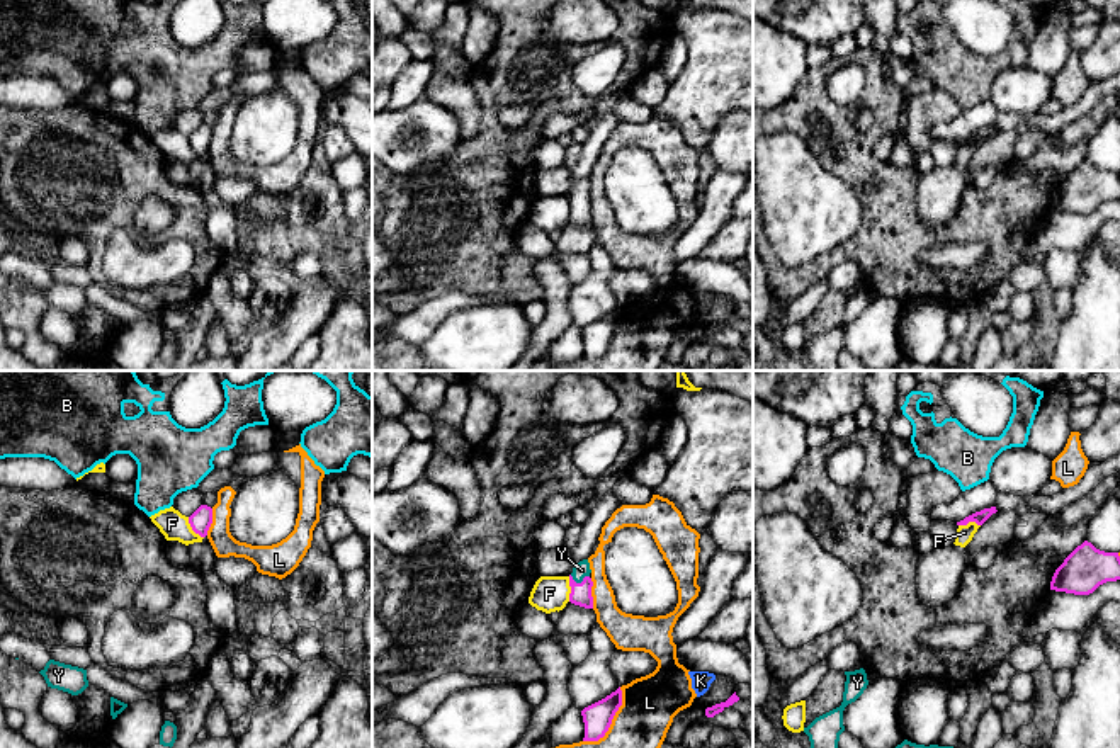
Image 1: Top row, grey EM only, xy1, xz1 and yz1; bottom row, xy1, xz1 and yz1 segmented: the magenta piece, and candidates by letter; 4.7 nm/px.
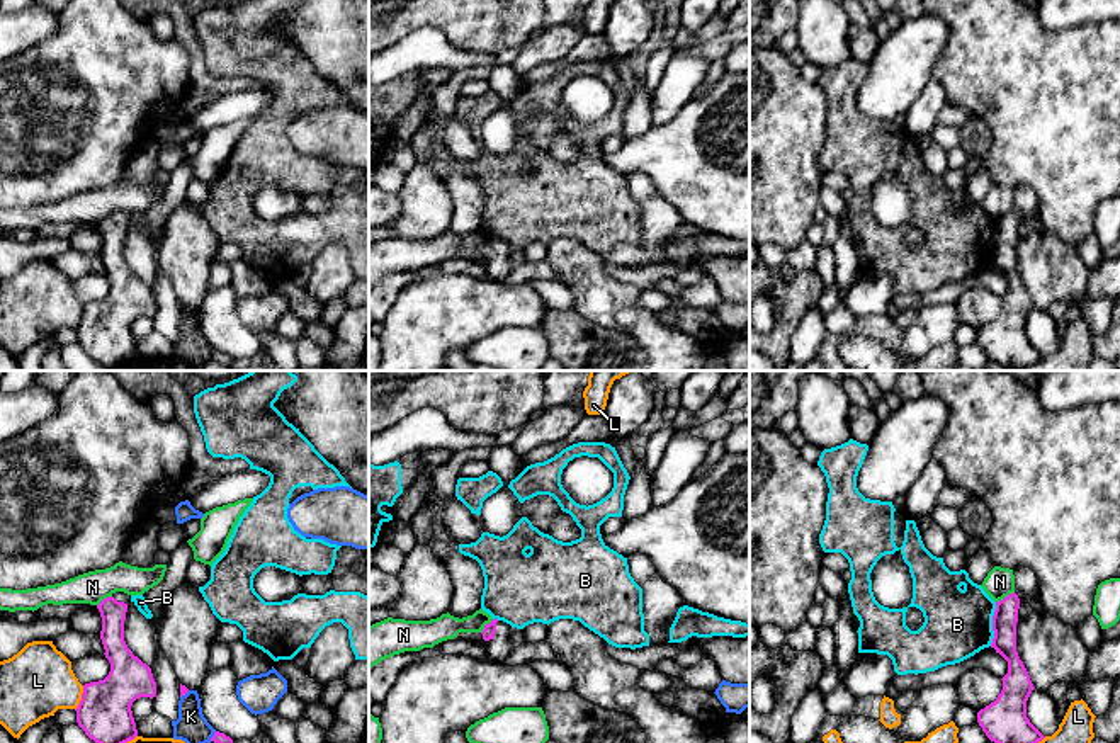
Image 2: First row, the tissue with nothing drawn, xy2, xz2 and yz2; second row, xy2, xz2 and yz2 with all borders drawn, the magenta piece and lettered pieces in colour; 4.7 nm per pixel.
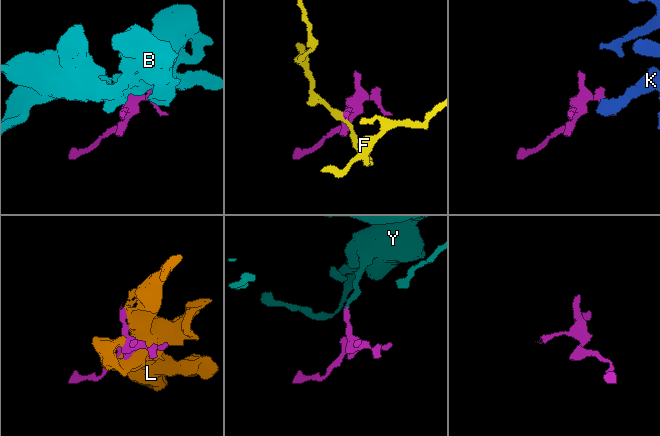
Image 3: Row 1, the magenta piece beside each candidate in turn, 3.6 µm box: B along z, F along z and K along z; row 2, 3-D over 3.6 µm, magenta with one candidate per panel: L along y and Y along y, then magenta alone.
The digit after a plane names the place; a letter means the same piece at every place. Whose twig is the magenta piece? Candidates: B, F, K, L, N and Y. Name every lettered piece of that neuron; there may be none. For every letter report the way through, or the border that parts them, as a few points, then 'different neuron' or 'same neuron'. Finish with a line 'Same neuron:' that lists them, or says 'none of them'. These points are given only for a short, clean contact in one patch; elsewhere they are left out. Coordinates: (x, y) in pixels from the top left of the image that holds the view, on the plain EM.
B: border yz2 (996, 221), (993, 260), (989, 264); different neuron
F: border xz1 (568, 196), (570, 220); different neuron
K: border xy2 (216, 351), (209, 359); different neuron
L: different neuron
N: different neuron
Y: way xz1 (580, 213), (582, 201), (582, 189); same neuron
Same neuron: Y

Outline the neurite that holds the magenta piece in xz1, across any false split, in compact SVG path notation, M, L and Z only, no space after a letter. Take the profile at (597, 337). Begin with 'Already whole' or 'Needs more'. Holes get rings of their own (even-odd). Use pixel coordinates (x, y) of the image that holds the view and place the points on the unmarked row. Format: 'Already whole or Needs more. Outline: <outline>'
Already whole. Outline: M619 306L605 318L585 326L581 330L583 342L585 342L583 360L598 360L600 357L603 357L620 325L622 325L622 309Z

